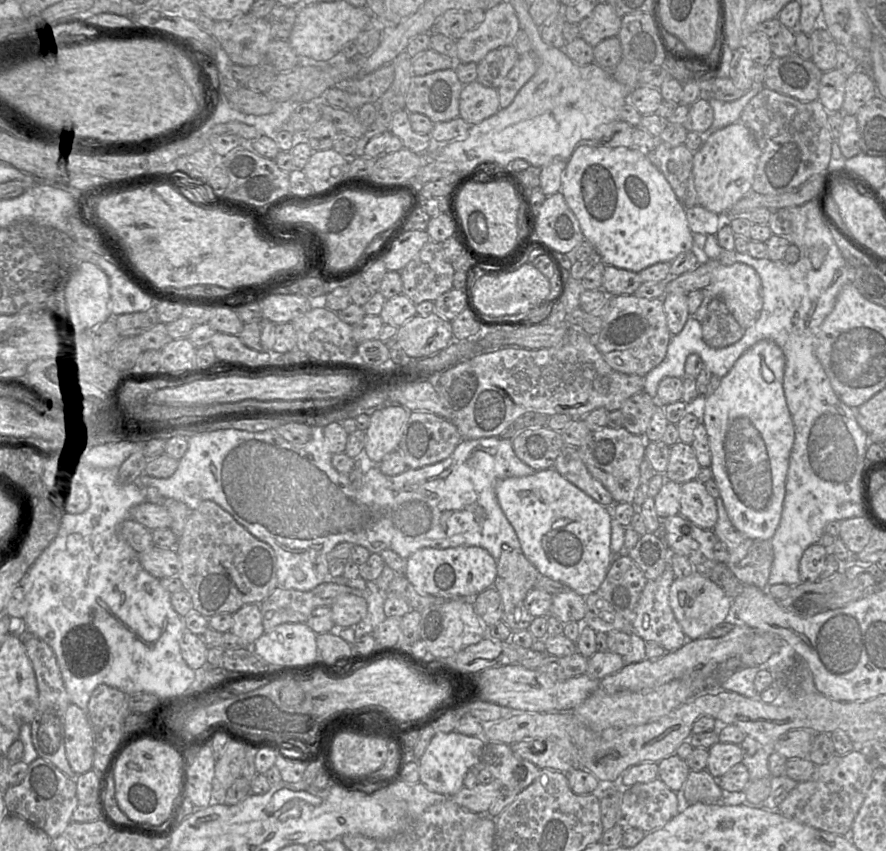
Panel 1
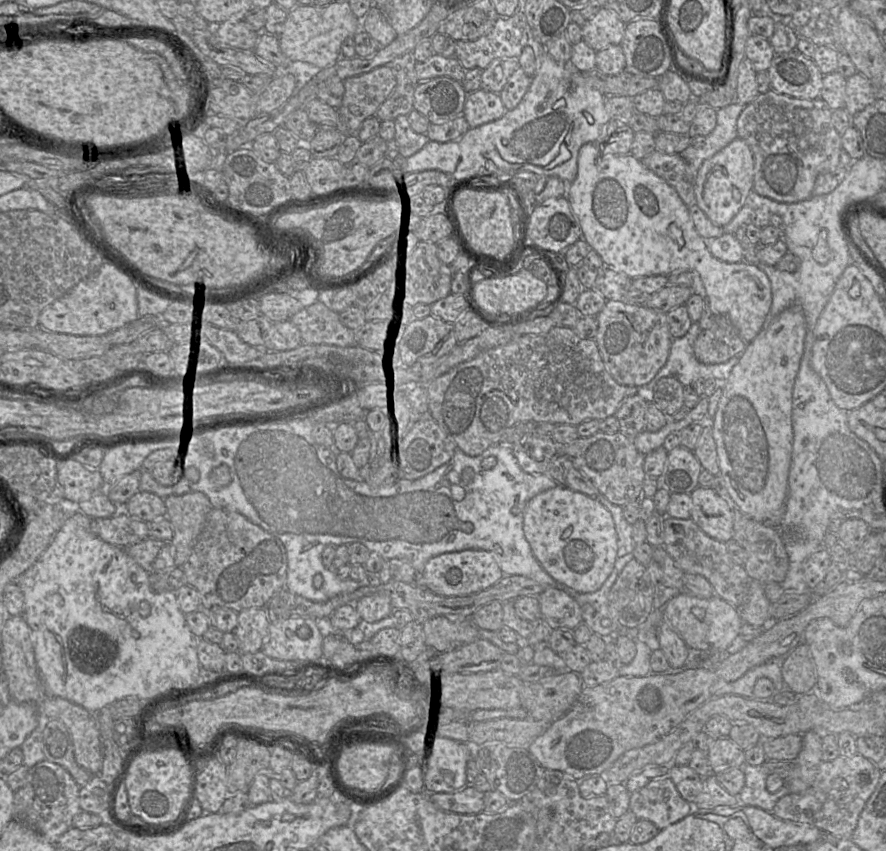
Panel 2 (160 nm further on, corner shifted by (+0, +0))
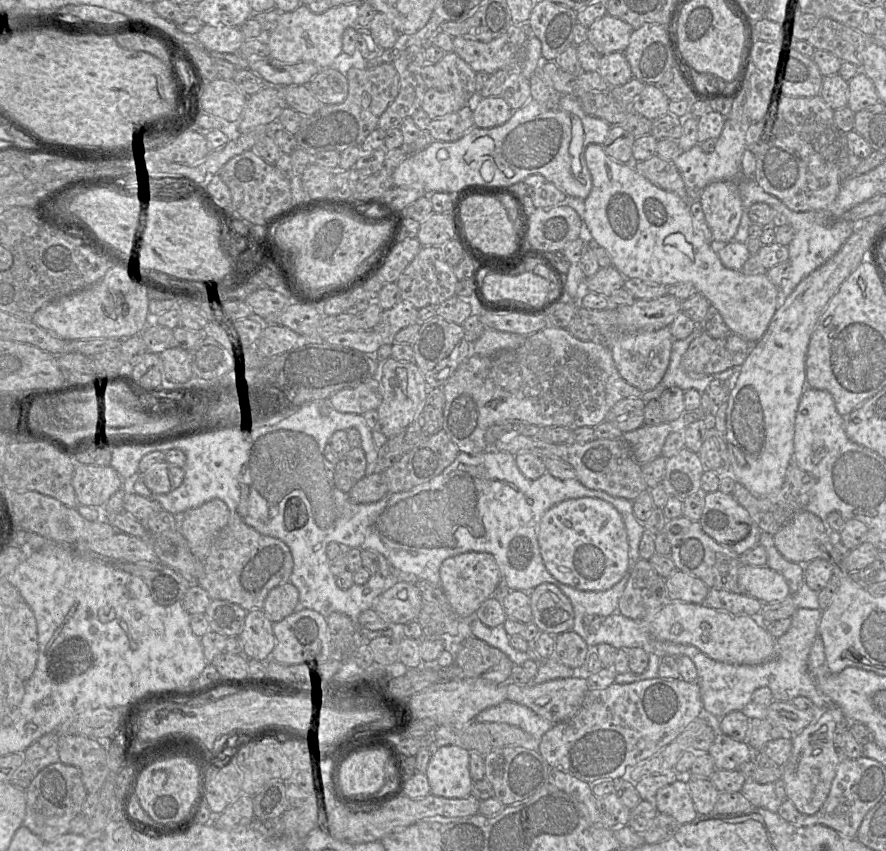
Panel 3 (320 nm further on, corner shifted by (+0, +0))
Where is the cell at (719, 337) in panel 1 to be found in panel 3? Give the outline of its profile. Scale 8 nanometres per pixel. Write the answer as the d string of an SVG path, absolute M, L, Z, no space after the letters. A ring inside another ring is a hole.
M702 332L690 343L682 356L681 366L692 378L702 378L721 373L727 369L740 367L749 355L753 344L755 343L750 343L735 333L731 333L724 338L714 339L707 333Z

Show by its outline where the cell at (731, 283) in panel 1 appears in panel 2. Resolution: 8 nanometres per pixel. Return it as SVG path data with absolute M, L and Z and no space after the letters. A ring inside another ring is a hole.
M595 143L584 144L578 154L577 175L567 185L566 198L581 227L582 239L599 254L605 267L624 273L631 279L668 276L676 270L695 272L704 285L712 313L727 317L746 343L751 342L765 326L772 304L771 283L765 272L745 260L726 263L715 258L708 242L696 231L689 208L675 188L632 154L606 154Z

